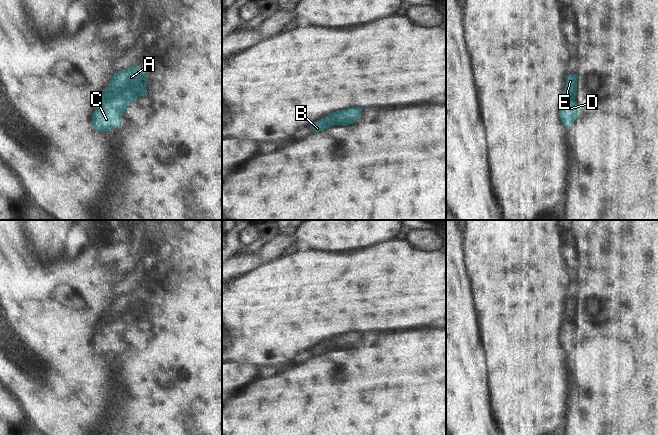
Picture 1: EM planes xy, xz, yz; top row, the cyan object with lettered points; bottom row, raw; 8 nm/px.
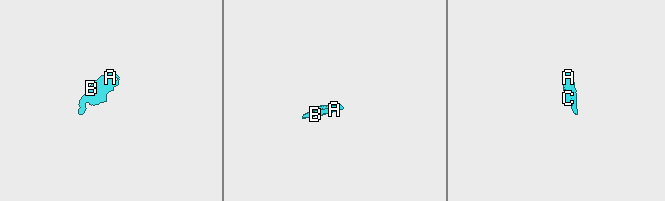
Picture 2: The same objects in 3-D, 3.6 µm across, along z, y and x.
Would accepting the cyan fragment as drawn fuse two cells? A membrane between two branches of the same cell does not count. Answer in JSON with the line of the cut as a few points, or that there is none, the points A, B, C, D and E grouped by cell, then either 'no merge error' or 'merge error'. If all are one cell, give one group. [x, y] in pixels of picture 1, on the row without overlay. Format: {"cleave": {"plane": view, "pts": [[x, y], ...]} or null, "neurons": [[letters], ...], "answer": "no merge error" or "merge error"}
{"cleave": {"plane": "xy", "pts": [[138, 320], [125, 314], [118, 321], [103, 321], [101, 323]]}, "neurons": [["A", "B", "E"], ["C", "D"]], "answer": "merge error"}

